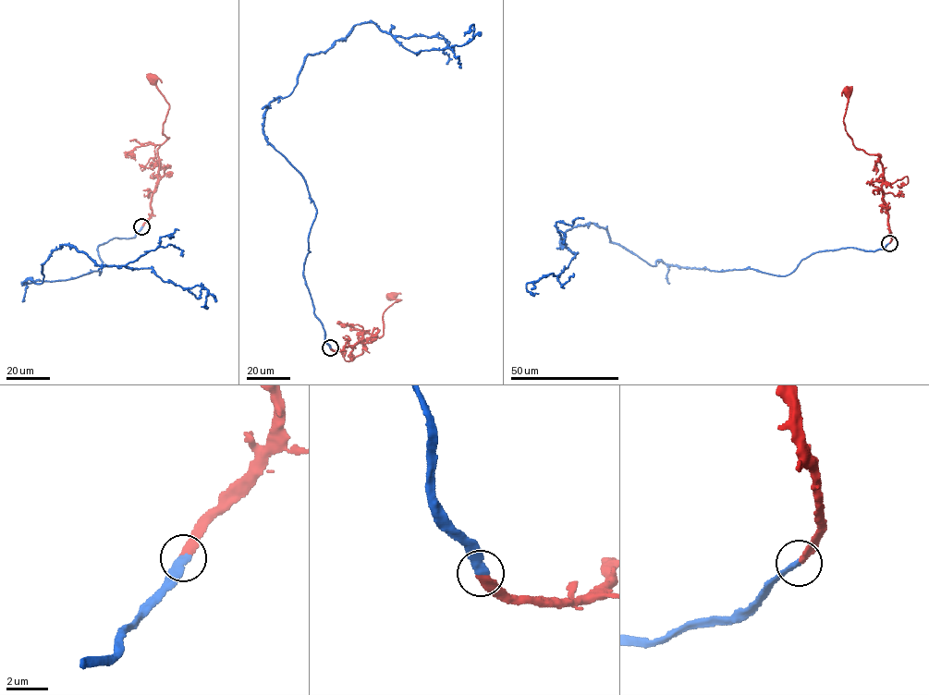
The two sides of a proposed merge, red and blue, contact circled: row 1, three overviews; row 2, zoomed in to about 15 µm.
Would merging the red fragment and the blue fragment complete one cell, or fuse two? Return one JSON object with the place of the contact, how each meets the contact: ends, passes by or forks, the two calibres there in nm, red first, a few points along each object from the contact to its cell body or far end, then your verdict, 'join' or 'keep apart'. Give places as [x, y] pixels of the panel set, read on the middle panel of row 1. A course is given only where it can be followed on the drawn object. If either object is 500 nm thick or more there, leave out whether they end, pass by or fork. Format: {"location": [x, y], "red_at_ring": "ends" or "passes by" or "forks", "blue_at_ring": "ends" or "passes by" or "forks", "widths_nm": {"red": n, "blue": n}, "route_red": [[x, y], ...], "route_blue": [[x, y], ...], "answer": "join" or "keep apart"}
{"location": [330, 347], "red_at_ring": "ends", "blue_at_ring": "ends", "widths_nm": {"red": 360, "blue": 360}, "route_red": [[330, 348], [340, 350], [367, 338], [379, 337], [383, 315], [401, 299], [393, 298], [400, 294]], "route_blue": [[330, 347], [303, 274], [316, 208], [264, 111], [356, 24], [415, 54], [467, 43], [473, 24], [464, 35]], "answer": "join"}

